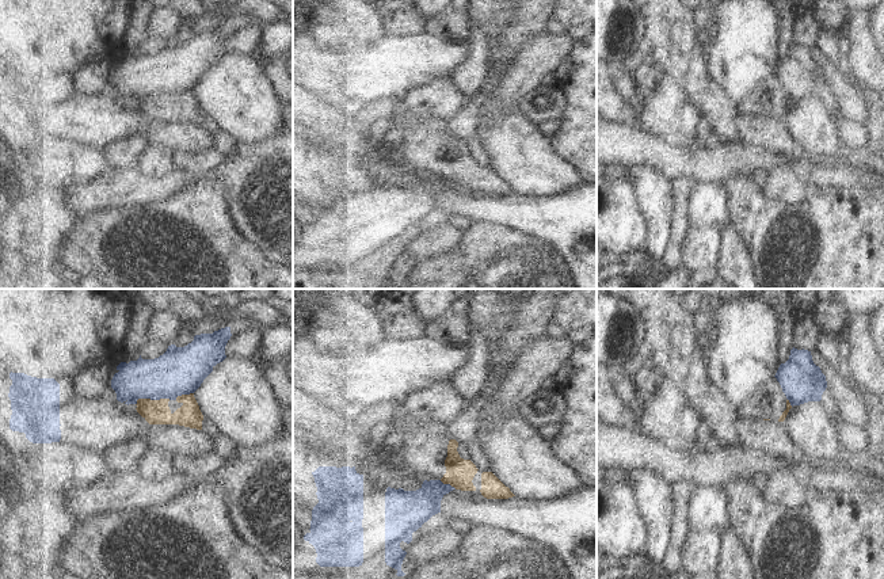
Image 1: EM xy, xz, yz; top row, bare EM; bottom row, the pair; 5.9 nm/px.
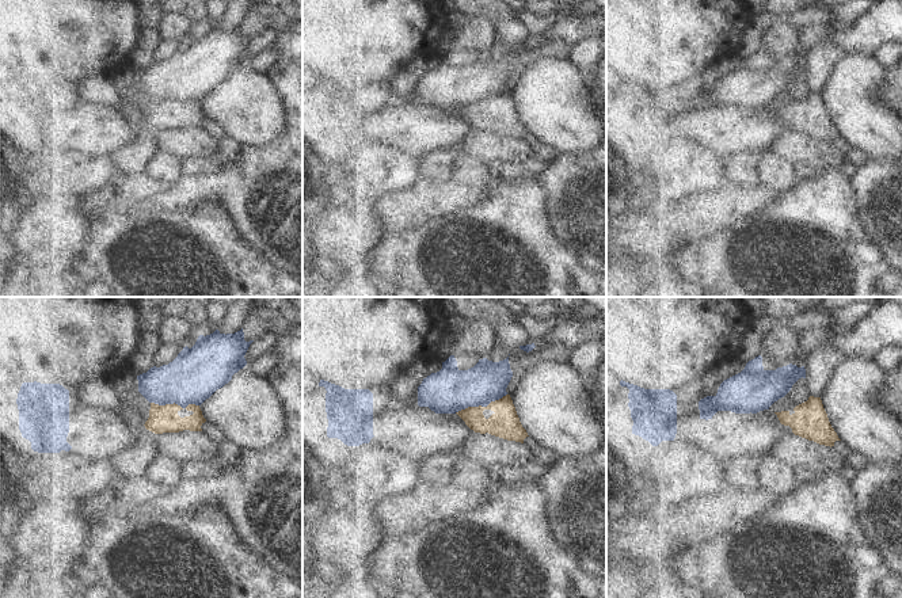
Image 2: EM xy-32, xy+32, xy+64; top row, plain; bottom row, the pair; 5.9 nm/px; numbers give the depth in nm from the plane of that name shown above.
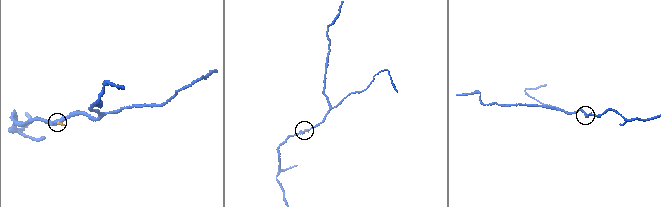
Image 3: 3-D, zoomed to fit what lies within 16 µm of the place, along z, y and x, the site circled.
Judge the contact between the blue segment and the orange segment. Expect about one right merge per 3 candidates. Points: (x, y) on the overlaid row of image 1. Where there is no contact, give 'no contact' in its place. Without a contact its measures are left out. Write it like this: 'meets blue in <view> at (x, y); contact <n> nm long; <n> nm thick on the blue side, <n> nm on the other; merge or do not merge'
meets blue in xy at (151, 399); contact 220 nm long; 280 nm thick on the blue side, 140 nm on the other; do not merge

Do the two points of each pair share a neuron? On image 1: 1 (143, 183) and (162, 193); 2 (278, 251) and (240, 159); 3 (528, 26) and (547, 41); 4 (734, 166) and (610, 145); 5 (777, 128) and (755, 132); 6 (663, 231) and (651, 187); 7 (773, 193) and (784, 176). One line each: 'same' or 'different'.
1: same
2: same
3: different
4: same
5: same
6: same
7: same

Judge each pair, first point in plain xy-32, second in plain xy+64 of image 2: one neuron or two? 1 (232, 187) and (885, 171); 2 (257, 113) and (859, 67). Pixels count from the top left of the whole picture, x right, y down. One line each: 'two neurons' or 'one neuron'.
1: one neuron
2: one neuron

